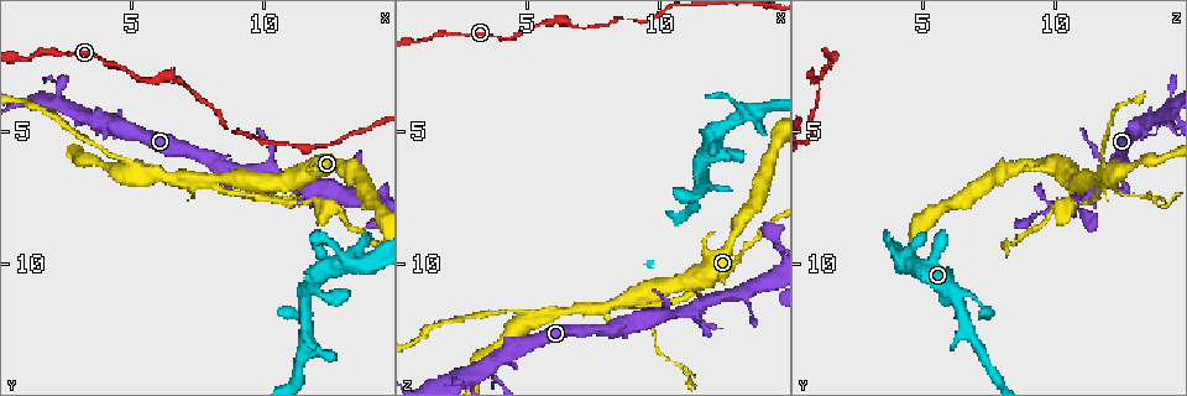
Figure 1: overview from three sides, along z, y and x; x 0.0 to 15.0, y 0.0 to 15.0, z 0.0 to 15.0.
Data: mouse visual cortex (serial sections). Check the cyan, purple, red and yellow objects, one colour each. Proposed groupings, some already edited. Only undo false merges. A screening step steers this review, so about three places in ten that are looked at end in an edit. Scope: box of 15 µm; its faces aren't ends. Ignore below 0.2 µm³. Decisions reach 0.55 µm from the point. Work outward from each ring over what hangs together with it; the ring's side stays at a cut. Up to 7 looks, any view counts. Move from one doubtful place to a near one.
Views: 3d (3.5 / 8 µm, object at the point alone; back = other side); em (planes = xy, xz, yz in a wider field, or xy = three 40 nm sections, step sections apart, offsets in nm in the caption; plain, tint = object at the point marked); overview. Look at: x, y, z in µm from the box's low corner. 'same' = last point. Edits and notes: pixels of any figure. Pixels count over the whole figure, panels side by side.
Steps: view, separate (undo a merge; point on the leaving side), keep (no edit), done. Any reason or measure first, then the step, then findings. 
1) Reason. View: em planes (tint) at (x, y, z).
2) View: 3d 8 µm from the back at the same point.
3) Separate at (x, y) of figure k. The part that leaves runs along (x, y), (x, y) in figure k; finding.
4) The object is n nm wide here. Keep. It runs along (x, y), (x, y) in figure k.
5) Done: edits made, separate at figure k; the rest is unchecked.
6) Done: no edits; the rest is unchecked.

A fork. View: 3d 8 µm at (11.5, 11.3, 6.3).

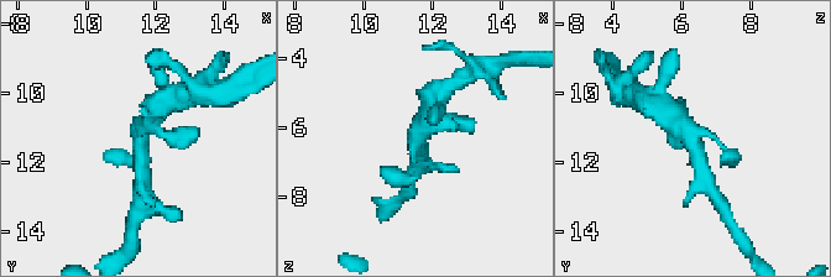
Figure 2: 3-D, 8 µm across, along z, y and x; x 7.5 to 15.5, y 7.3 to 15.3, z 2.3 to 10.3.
Closer look. View: 3d 3.5 µm at (11.6, 11.2, 6.3).

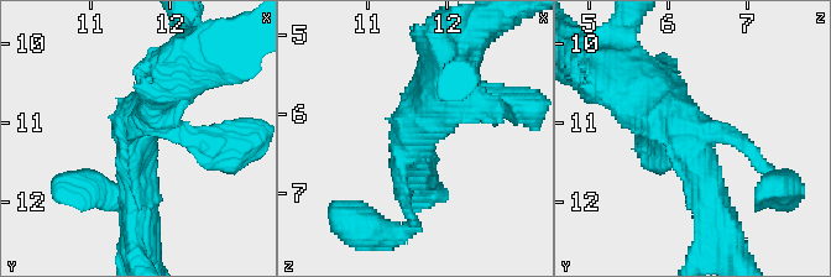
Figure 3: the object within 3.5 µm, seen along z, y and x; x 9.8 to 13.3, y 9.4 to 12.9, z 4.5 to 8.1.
Now the EM. View: em planes (tint) at (11.50, 11.20, 6.35).

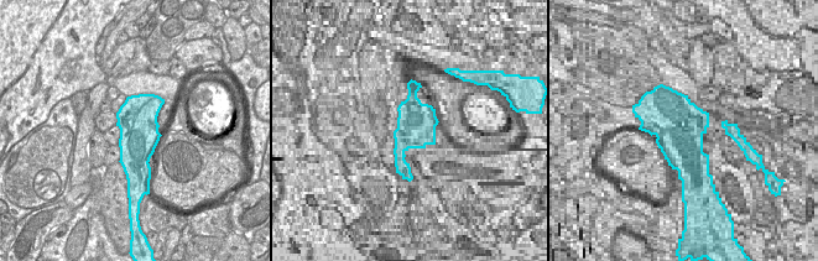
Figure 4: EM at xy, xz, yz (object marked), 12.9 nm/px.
Keep. It runs along (638, 85), (695, 135), (714, 214) in figure 3; one cell here.

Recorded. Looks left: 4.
View: 3d 8 µm at (8.1, 6.8, 11.5).

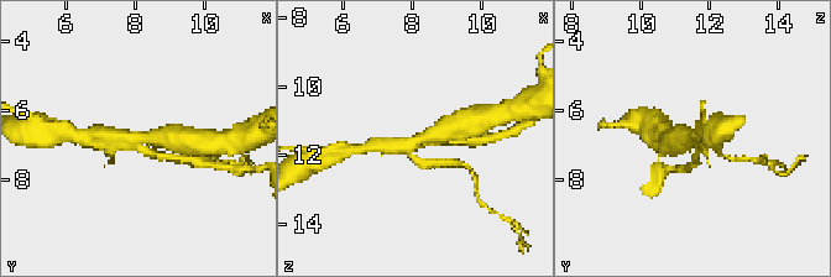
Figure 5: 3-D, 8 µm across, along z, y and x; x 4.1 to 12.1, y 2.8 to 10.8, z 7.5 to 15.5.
View: em xy step 1 (tint) at (8.2, 6.8, 11.5).

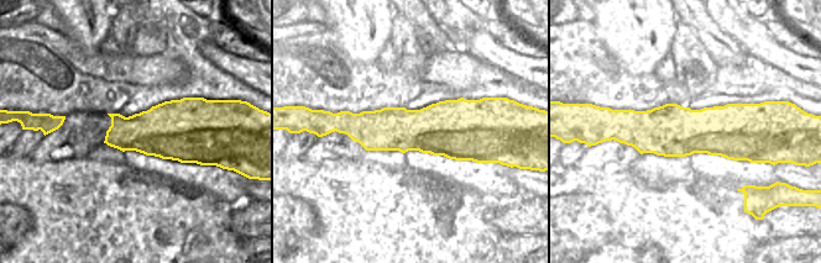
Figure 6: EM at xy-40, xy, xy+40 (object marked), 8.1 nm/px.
Separate at (170, 157) of figure 5. The part that leaves runs along (141, 146), (156, 155), (191, 160) in figure 5; a second cell is stuck on.

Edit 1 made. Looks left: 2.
Done: edits made, separate at figure 5; the rest is unchecked.

